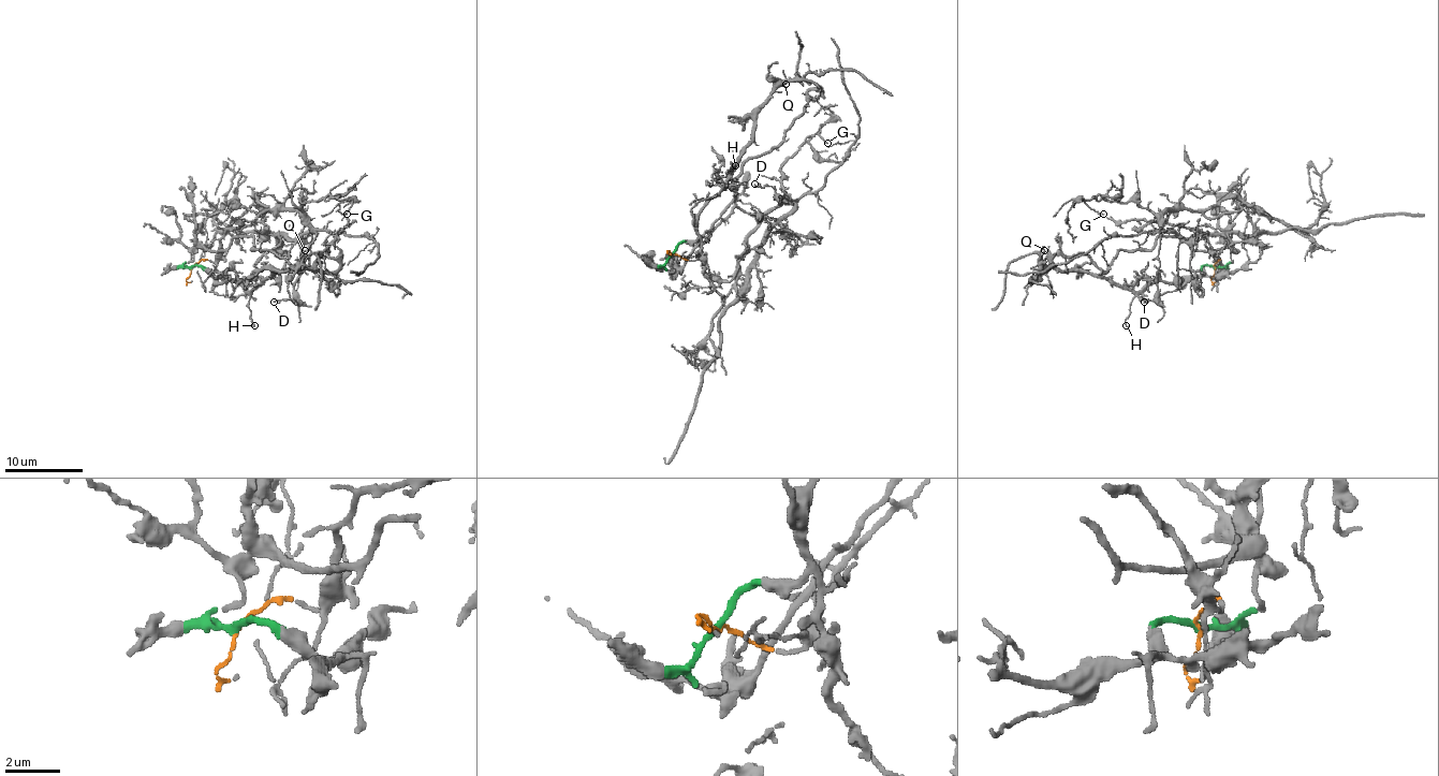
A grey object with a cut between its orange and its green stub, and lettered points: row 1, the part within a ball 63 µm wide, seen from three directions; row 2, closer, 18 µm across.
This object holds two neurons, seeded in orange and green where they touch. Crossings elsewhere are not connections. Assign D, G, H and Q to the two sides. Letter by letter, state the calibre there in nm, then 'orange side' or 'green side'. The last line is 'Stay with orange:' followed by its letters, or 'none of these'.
D: 80 nm thick; orange side
G: 110 nm thick; orange side
H: 120 nm thick; green side
Q: 100 nm thick; green side
Stay with orange: D, G

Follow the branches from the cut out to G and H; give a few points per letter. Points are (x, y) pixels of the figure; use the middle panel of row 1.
G: (672, 253), (693, 260), (734, 207), (769, 213), (784, 193), (781, 165), (820, 125), (827, 143)
H: (672, 253), (678, 246), (698, 238), (699, 210), (717, 193), (729, 170), (734, 165)

